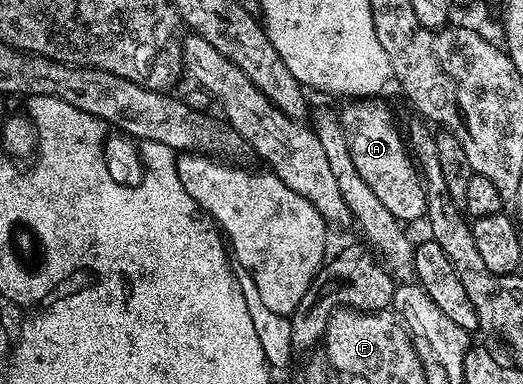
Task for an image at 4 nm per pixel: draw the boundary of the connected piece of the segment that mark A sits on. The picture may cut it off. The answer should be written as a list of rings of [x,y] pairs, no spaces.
[[[354,100],[340,110],[342,127],[346,129],[348,152],[352,152],[352,164],[360,172],[360,180],[376,192],[376,200],[392,212],[403,224],[421,219],[426,212],[426,188],[420,171],[408,149],[407,139],[398,131],[394,114],[382,100]]]

